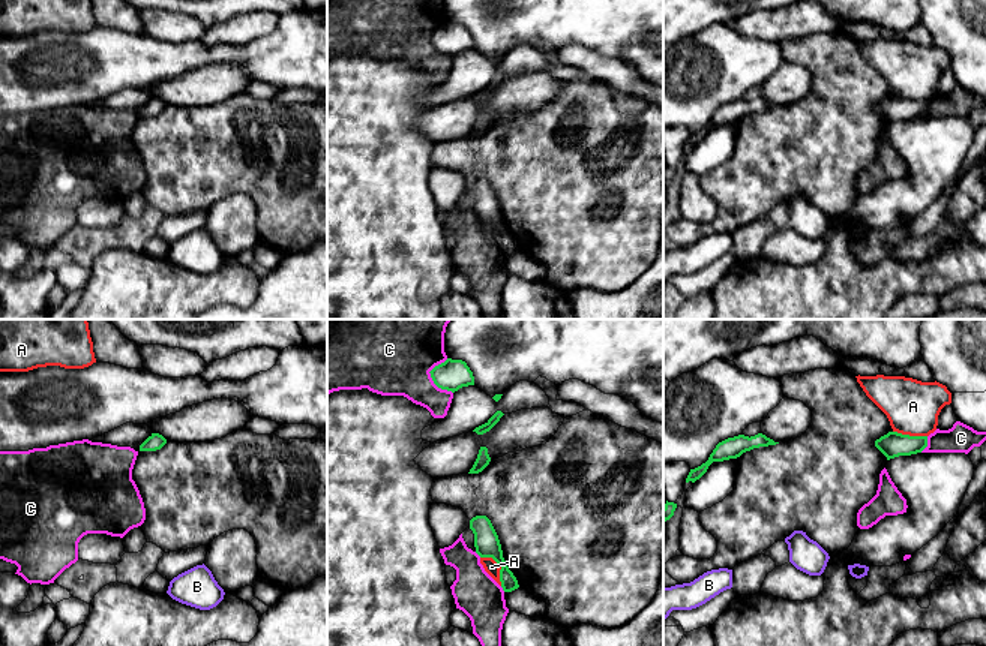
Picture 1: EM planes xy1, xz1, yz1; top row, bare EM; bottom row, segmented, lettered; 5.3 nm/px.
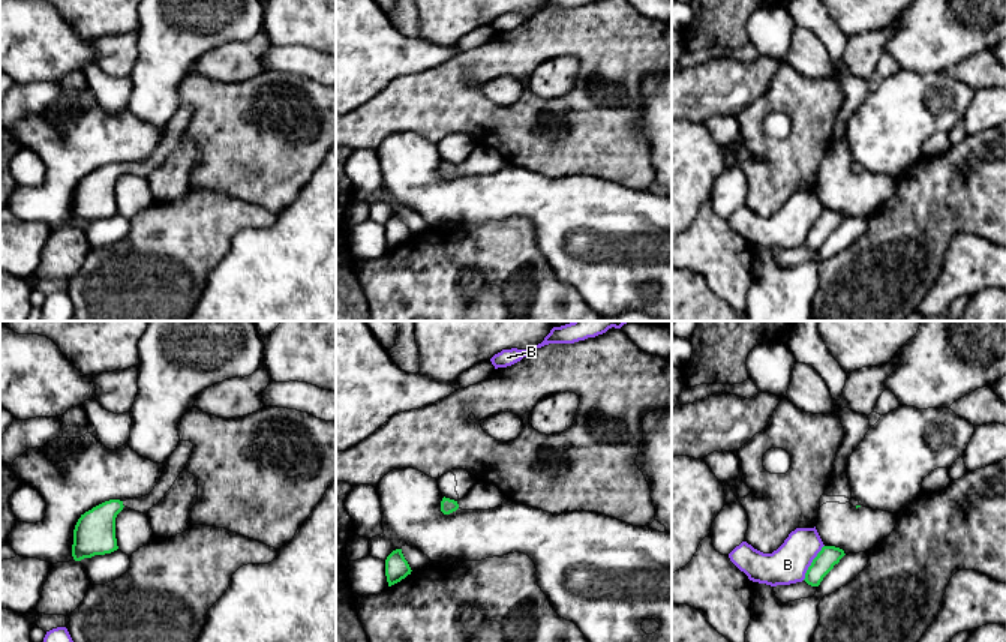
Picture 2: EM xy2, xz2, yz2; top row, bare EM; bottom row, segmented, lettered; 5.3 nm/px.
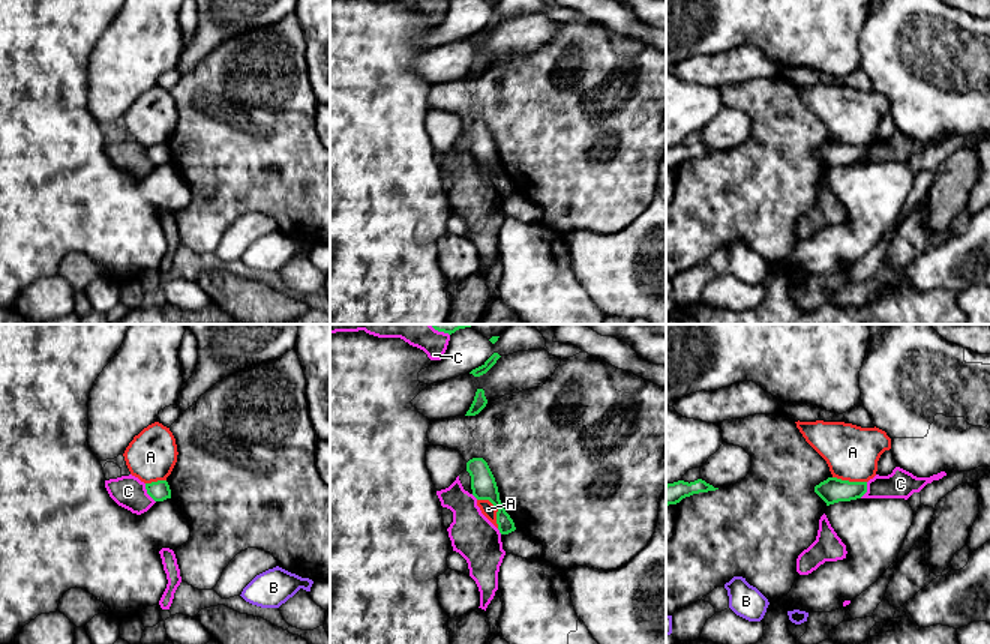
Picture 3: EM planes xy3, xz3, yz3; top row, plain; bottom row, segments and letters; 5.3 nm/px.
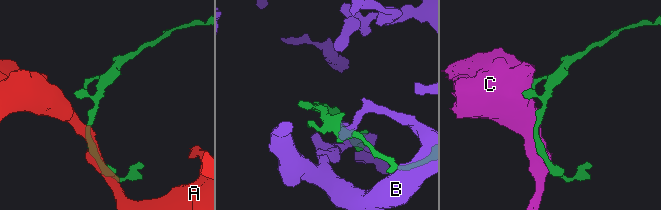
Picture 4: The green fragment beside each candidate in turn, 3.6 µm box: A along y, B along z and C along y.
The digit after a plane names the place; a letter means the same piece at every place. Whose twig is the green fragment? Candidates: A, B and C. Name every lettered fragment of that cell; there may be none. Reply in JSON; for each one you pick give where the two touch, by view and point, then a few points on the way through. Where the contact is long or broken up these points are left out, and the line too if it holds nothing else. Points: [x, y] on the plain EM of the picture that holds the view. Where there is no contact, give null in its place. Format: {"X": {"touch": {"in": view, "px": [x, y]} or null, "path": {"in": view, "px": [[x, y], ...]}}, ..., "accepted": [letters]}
{"accepted": []}

